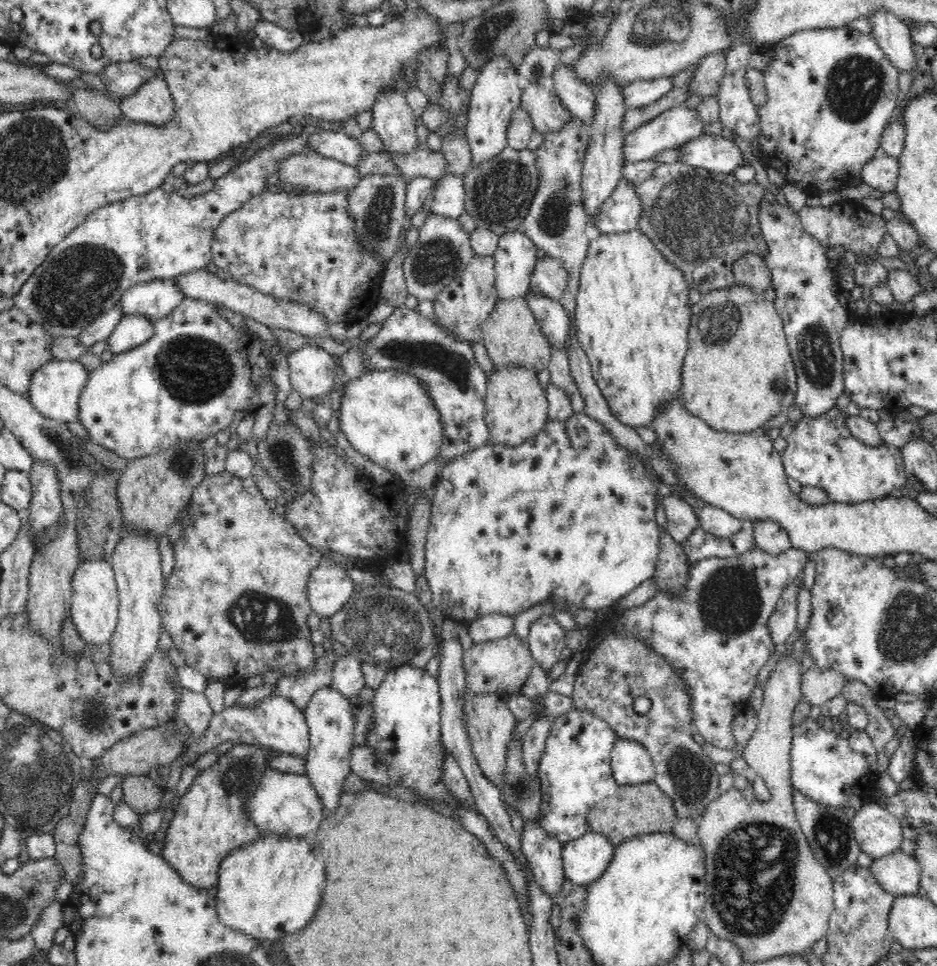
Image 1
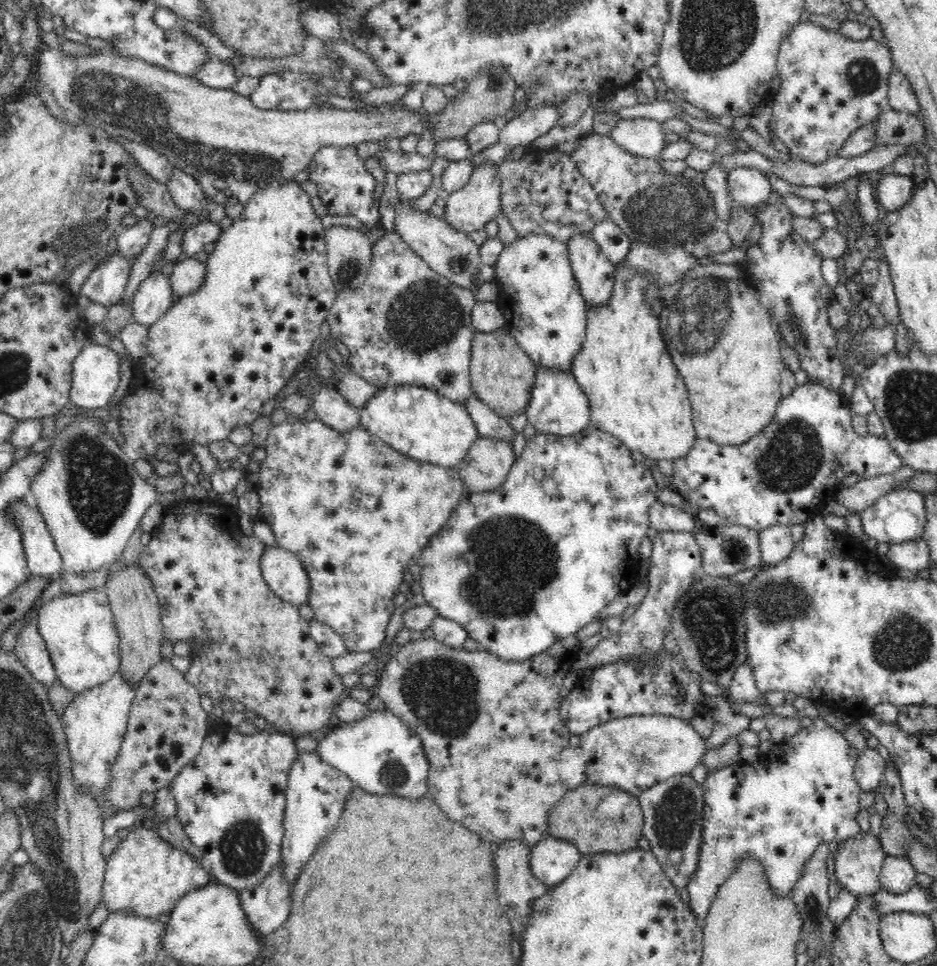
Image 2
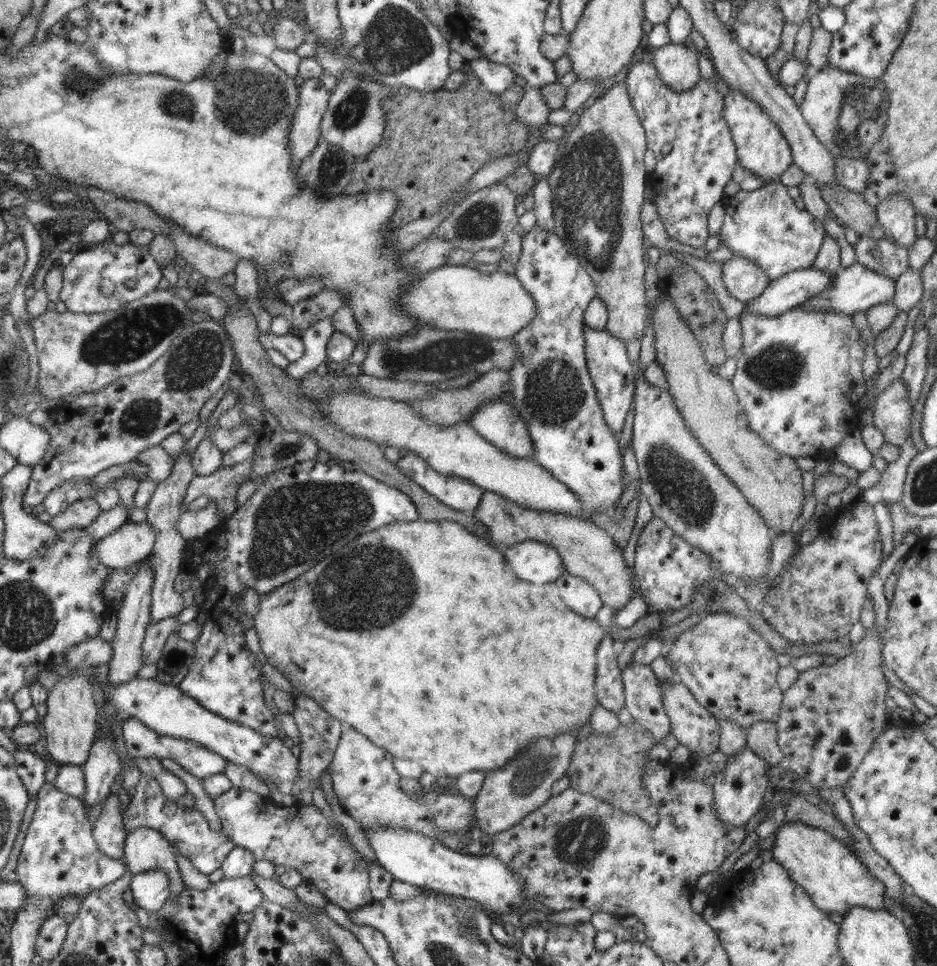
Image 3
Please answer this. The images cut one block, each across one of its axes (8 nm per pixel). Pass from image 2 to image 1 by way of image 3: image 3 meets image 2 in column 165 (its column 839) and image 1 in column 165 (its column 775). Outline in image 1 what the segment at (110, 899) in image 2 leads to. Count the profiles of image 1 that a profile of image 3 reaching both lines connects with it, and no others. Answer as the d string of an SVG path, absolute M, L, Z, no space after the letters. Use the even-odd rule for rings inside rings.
M236 744L209 768L198 773L188 791L180 798L178 807L174 810L172 820L166 830L162 858L168 865L174 867L182 879L192 886L210 889L218 884L220 864L231 850L259 839L260 831L256 823L246 815L244 804L250 800L250 794L254 794L262 782L262 774L266 768L271 768L272 754L264 751L260 745Z

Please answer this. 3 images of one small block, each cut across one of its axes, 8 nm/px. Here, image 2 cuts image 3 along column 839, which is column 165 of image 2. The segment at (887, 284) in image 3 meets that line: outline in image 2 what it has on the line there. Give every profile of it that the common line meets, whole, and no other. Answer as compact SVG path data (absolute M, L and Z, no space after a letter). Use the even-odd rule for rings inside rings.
M169 270L151 272L135 291L131 300L132 320L142 326L151 327L168 309L176 303L170 285Z

